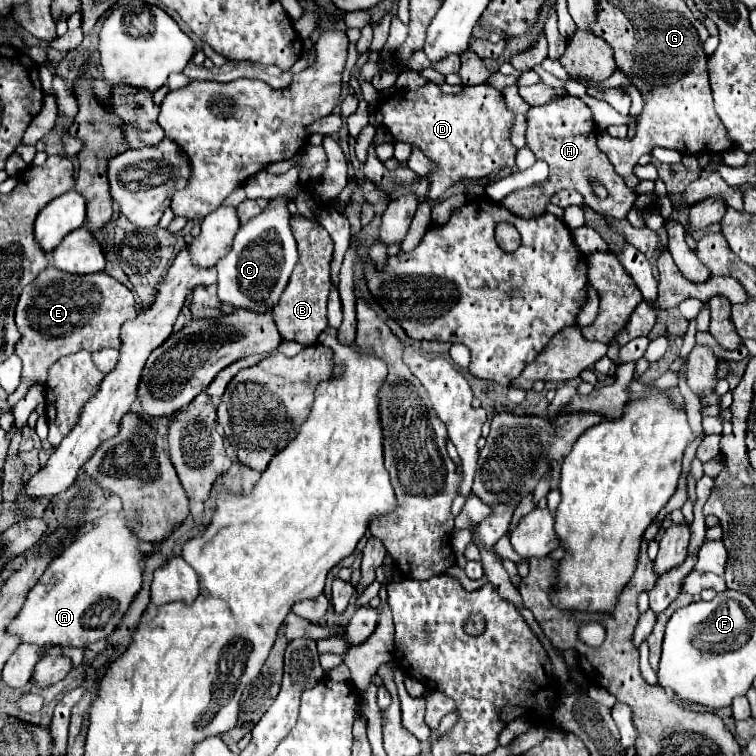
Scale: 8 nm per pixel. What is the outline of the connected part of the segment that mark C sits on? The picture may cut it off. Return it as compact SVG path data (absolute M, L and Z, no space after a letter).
M277 196L269 200L269 206L259 216L239 228L231 252L215 266L219 272L217 294L221 302L255 312L273 310L297 264L297 244L291 232L291 214L287 204L287 196Z

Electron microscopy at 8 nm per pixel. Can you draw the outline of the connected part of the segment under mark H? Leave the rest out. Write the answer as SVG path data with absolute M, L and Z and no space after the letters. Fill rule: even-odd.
M571 95L559 98L559 100L551 100L539 108L529 108L525 118L527 118L527 134L525 134L527 148L539 160L545 160L549 164L549 176L543 182L515 190L503 198L503 204L515 216L519 218L541 216L545 212L545 206L551 194L563 188L575 188L585 198L585 204L593 208L595 212L599 212L601 216L615 218L615 220L627 218L629 210L633 208L637 200L637 194L625 186L625 180L617 176L609 158L597 148L597 132L595 132L593 116L582 100ZM591 178L597 178L609 190L609 196L605 200L599 200L597 196L593 196L591 186L589 186Z

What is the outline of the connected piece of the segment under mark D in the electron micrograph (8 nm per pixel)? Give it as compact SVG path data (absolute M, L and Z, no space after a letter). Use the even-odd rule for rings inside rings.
M429 82L415 92L397 90L379 106L383 110L383 126L395 140L417 144L439 166L427 176L431 184L427 198L431 200L439 200L461 178L485 178L503 166L515 166L517 148L509 142L513 112L505 108L501 92L493 86L465 86L459 94L443 94L437 84Z

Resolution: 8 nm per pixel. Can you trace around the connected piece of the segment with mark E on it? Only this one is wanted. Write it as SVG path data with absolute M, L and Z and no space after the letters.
M47 266L23 292L17 302L15 322L21 332L21 340L15 346L15 354L23 362L21 386L9 394L9 408L21 400L33 384L47 382L47 370L61 356L87 350L97 352L103 348L119 350L119 330L125 320L135 318L135 300L127 286L117 282L105 272L97 274L69 274L55 266Z

